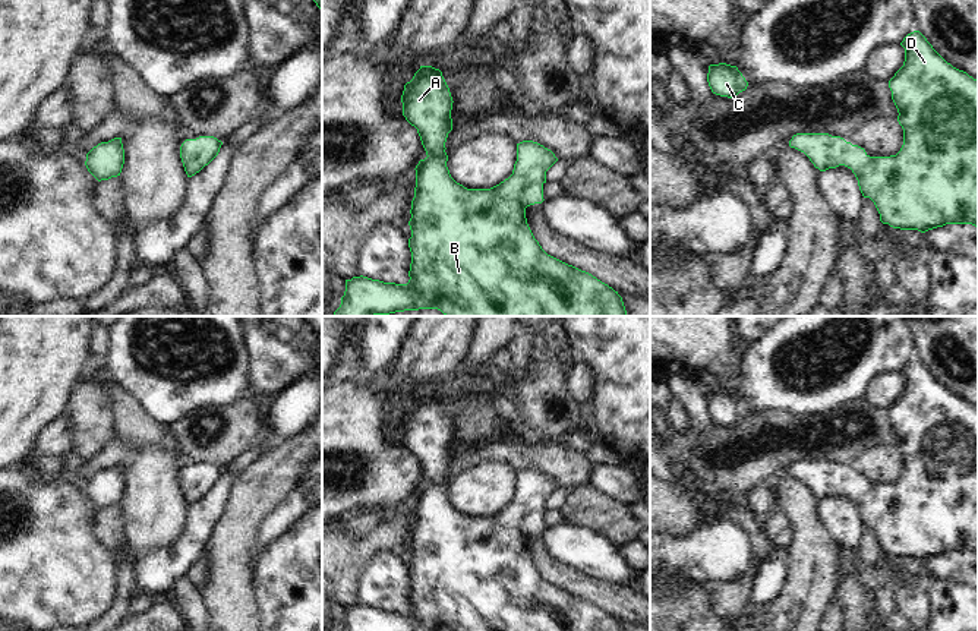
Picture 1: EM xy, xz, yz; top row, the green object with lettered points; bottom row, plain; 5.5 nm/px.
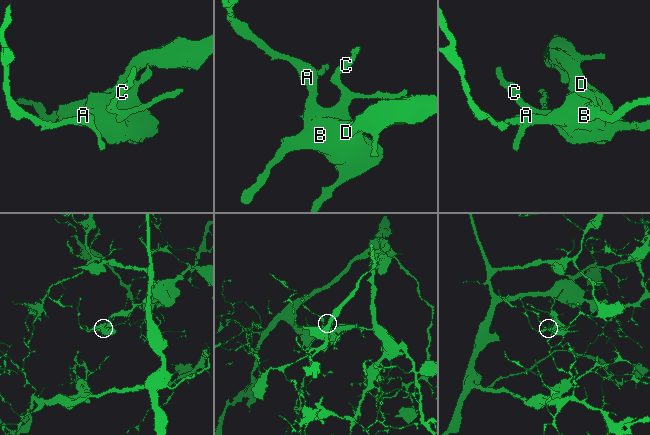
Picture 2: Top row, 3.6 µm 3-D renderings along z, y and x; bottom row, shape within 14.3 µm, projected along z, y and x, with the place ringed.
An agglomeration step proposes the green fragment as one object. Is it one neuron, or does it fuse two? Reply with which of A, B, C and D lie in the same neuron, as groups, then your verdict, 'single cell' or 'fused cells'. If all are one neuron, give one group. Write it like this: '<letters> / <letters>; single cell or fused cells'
A B C D; single cell

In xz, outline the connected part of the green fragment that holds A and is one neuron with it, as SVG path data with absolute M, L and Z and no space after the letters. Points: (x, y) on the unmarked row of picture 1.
M420 394L404 413L403 444L417 457L426 486L416 493L416 515L408 549L411 591L407 612L384 611L367 605L346 608L341 631L624 631L622 625L591 602L548 583L534 567L526 536L542 531L546 499L558 489L555 482L533 468L517 471L512 502L490 517L467 517L457 511L447 495L445 470L452 458L452 425L439 397Z

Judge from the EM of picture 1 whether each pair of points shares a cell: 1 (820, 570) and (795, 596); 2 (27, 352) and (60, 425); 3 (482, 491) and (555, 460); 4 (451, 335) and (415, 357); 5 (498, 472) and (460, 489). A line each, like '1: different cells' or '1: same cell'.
1: same cell
2: different cells
3: different cells
4: same cell
5: same cell

